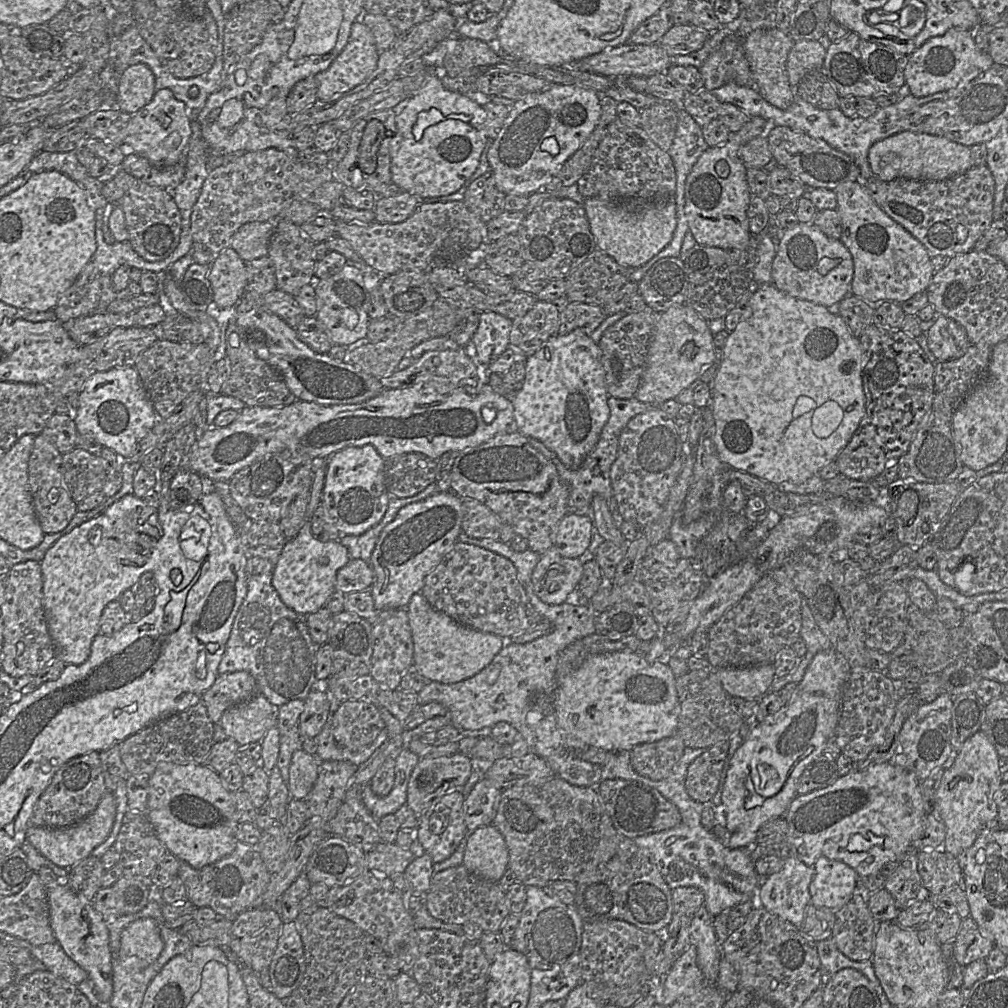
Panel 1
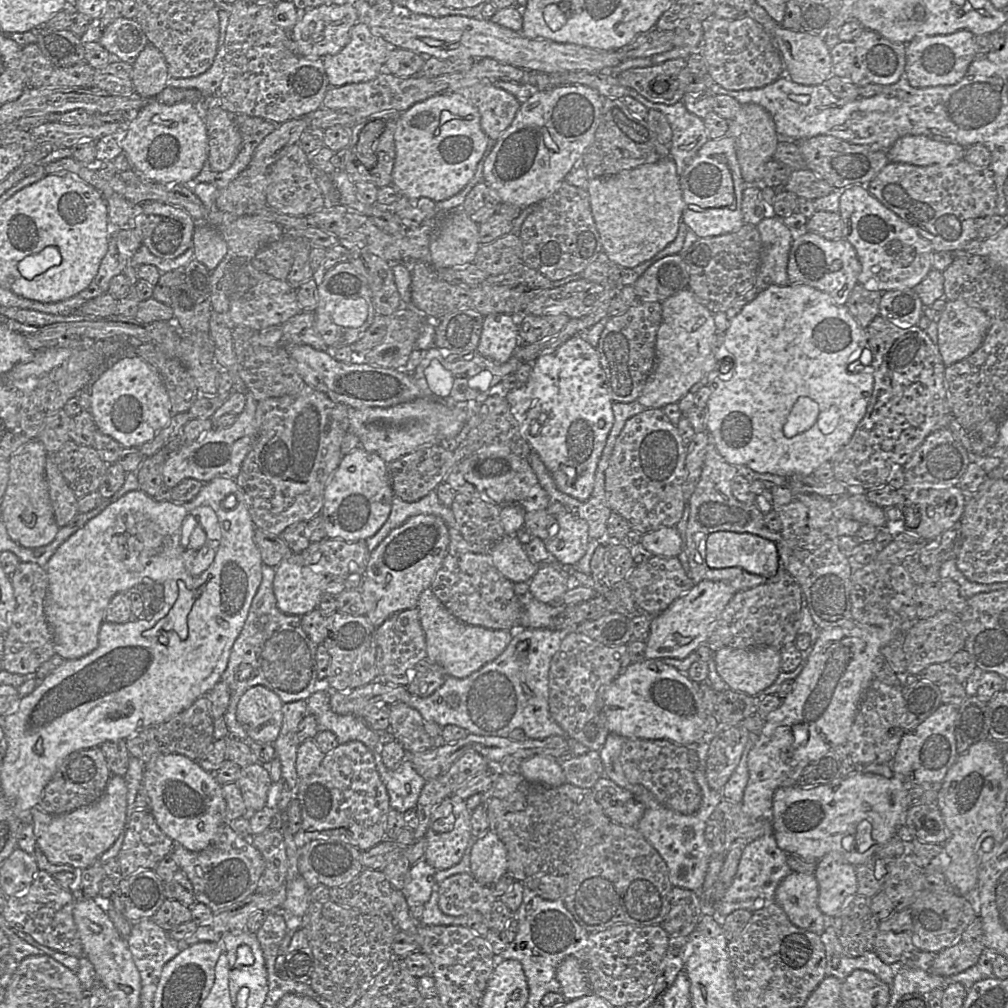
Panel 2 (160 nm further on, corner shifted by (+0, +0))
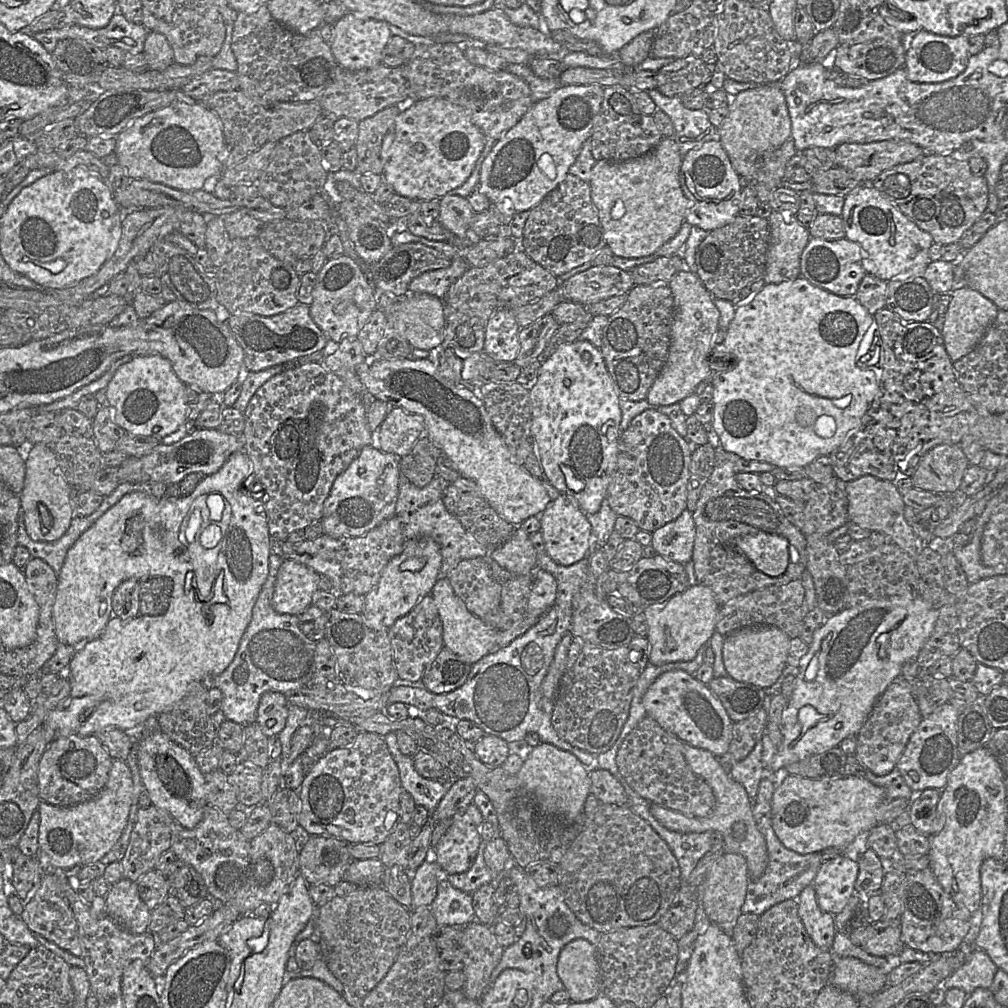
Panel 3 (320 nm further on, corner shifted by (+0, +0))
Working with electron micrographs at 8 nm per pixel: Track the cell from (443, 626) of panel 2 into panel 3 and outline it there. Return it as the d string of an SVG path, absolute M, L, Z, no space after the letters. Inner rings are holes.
M439 577L430 594L442 621L444 647L471 665L498 648L497 632L499 630L485 623L467 609L465 603L453 591L447 577Z

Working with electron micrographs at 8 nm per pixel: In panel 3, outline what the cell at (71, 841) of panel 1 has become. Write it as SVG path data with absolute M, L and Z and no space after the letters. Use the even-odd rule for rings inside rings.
M113 759L105 787L93 798L61 807L40 802L39 847L54 870L99 862L117 843L128 823L132 805L132 774L126 761Z

